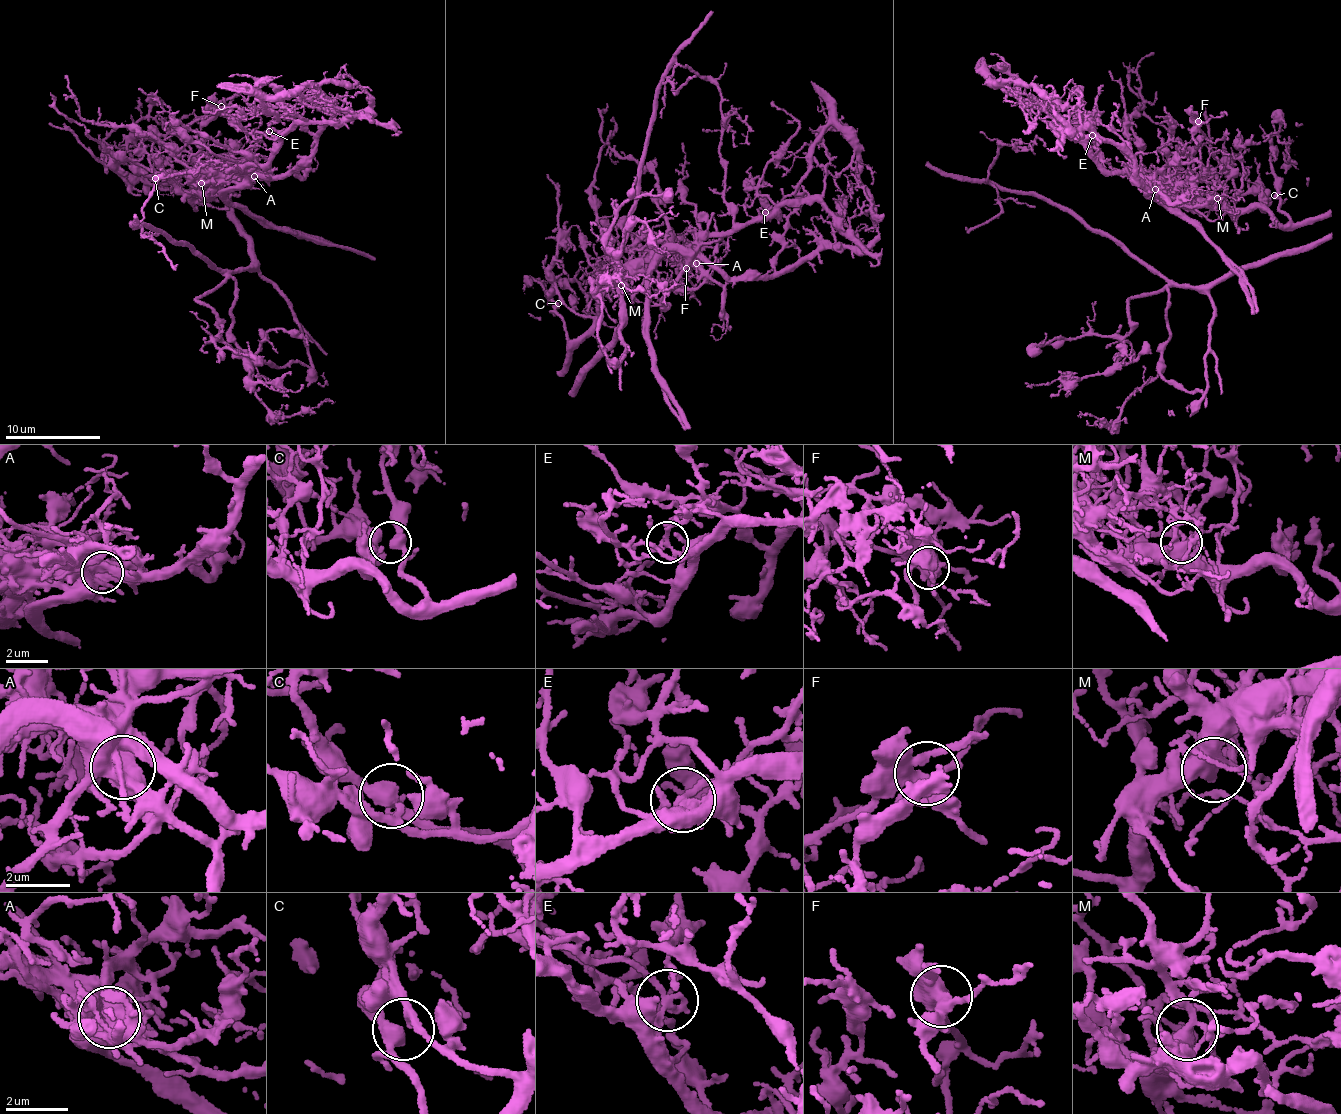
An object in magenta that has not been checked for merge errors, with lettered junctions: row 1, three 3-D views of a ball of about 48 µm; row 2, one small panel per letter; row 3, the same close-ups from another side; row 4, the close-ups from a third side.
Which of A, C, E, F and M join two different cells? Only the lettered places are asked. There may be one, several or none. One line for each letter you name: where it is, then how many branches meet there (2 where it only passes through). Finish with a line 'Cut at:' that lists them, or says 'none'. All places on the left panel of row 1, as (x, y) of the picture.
A: (254, 176) | 6
E: (269, 131) | 3
M: (201, 183) | 4
Cut at: A, E, M

